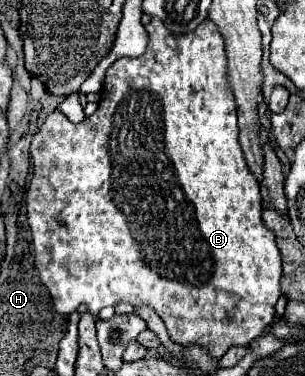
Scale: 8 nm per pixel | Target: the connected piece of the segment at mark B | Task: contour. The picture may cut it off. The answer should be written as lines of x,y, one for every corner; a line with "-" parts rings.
151,19
151,23
145,29
149,35
147,51
143,53
143,57
137,59
123,57
107,69
101,89
99,109
91,117
85,117
85,121
75,125
63,113
53,111
31,141
33,179
27,193
27,219
33,235
35,267
41,275
43,285
49,289
53,297
55,309
63,315
77,311
81,303
89,307
91,315
97,315
103,307
117,305
119,301
131,305
149,305
163,319
171,341
181,345
197,343
209,349
213,357
223,357
229,347
249,345
251,341
259,339
273,323
275,303
281,297
279,247
275,241
275,233
271,233
271,229
263,225
259,183
249,171
243,151
237,143
239,139
237,105
227,85
227,75
225,75
227,61
219,29
209,19
205,19
195,31
185,35
169,33
159,19

